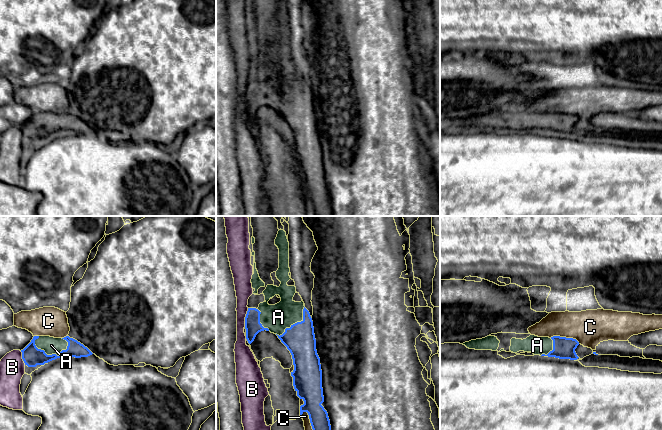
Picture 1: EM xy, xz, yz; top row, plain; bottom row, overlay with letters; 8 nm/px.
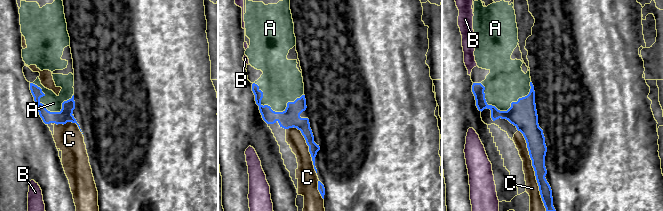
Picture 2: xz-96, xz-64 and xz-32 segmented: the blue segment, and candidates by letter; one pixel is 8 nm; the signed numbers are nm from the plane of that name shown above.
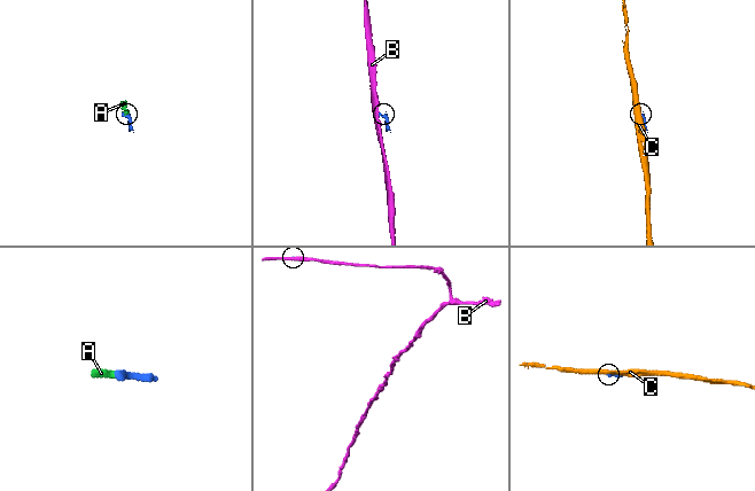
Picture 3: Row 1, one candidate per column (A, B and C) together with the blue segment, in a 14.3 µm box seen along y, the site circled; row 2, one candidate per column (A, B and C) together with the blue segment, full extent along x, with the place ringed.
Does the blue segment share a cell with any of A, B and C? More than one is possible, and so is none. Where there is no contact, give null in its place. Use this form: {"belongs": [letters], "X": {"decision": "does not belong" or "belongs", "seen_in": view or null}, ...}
{"belongs": ["A"], "A": {"decision": "belongs", "seen_in": "xy"}, "B": {"decision": "does not belong", "seen_in": "xz"}, "C": {"decision": "does not belong", "seen_in": "xz"}}

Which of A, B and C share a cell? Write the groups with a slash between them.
A / B / C

